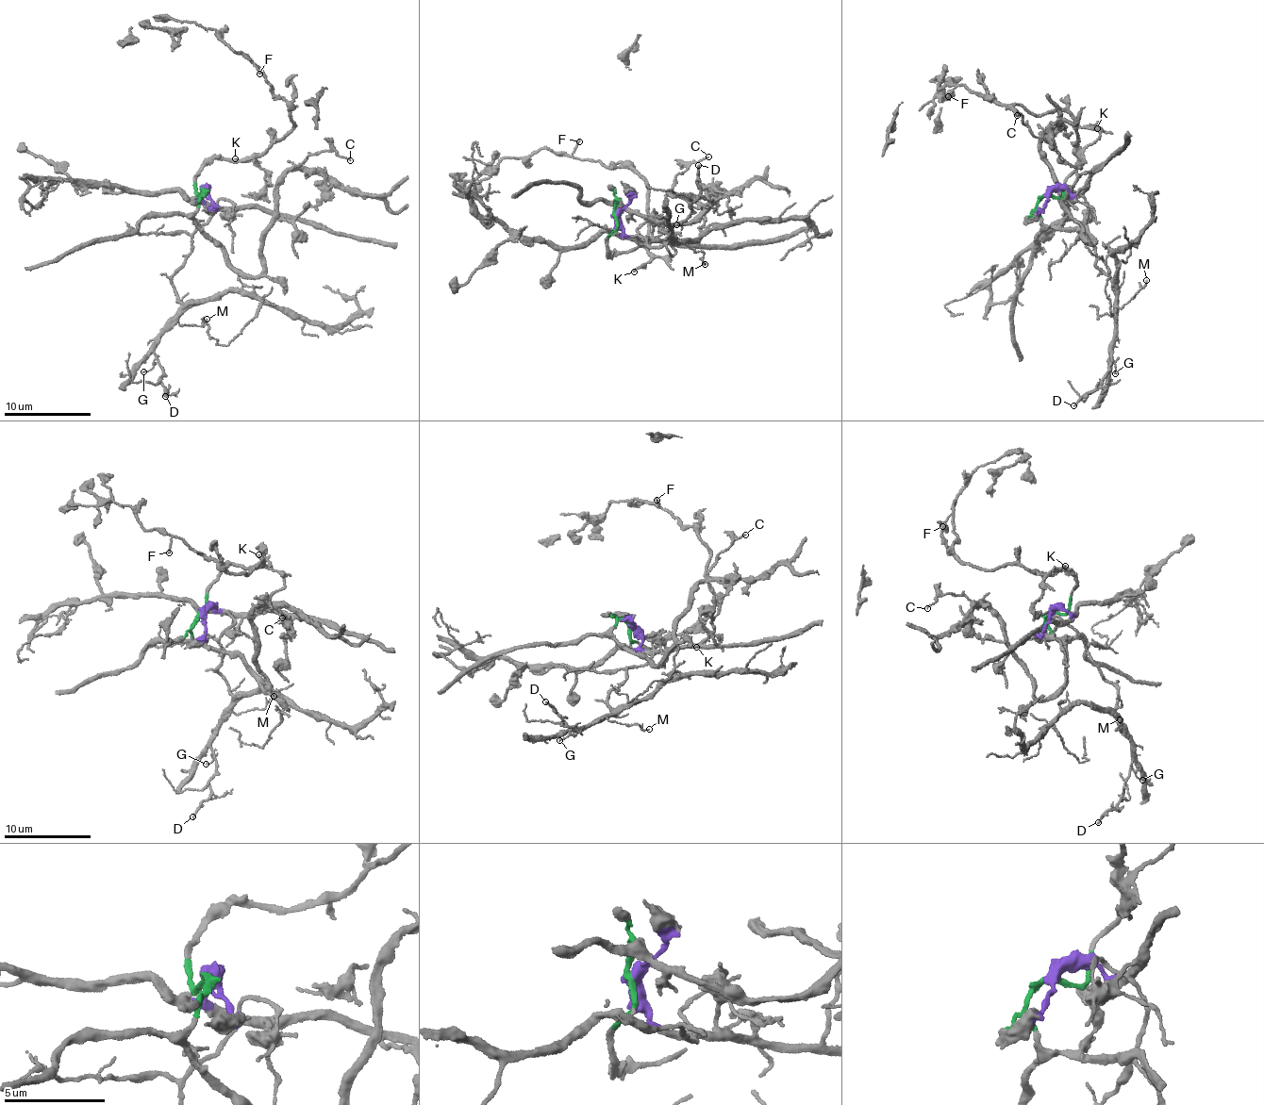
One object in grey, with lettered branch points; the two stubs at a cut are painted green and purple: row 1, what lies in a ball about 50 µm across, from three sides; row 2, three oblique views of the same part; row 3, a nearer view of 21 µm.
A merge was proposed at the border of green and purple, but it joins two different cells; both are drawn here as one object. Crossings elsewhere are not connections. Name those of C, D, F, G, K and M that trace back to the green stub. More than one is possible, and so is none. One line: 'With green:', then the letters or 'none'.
With green: C, F, K

